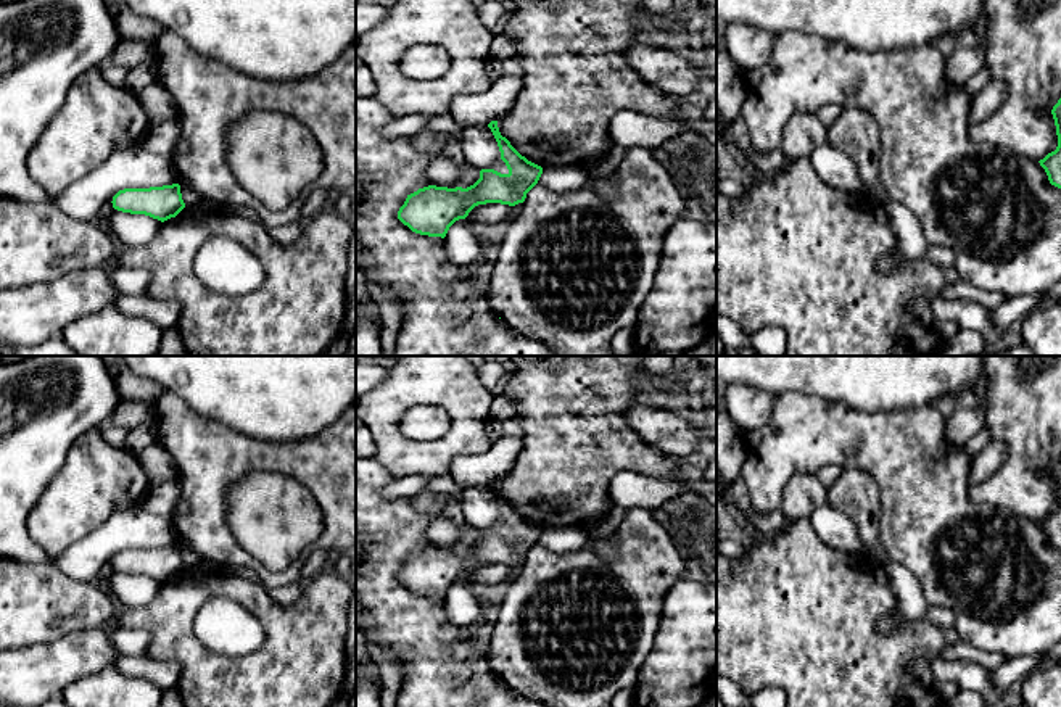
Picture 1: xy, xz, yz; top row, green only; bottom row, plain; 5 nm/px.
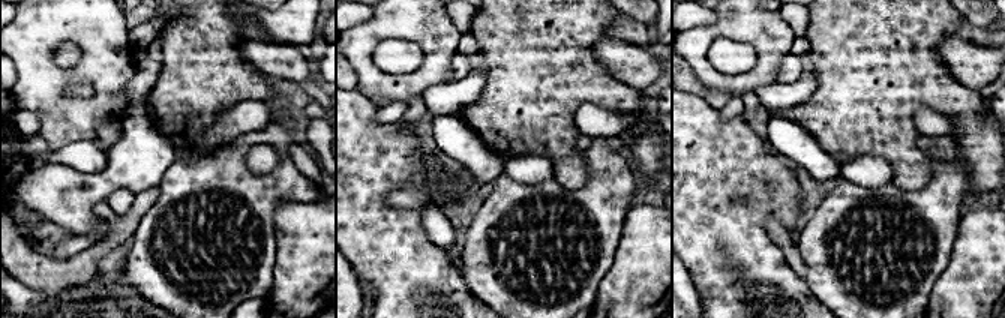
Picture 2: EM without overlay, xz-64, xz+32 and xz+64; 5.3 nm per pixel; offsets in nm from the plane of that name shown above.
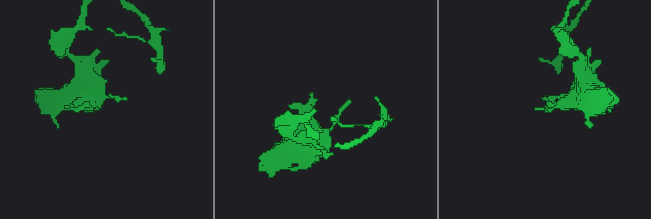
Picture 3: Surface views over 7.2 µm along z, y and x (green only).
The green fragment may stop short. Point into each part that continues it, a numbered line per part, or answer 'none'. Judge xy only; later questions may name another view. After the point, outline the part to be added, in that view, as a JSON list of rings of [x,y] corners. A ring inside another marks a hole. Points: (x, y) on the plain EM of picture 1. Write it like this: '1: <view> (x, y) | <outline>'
none

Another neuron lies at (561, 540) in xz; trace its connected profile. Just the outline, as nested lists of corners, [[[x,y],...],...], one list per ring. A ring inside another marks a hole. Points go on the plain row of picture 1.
[[[551,527],[543,530],[538,544],[554,554],[570,554],[583,549],[588,544],[588,540],[589,535],[586,530],[573,527]]]

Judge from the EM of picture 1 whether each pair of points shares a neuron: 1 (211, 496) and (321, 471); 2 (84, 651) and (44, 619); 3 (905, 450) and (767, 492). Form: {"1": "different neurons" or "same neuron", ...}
{"1": "same neuron", "2": "different neurons", "3": "same neuron"}

